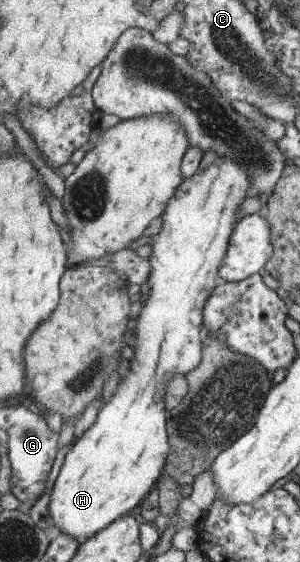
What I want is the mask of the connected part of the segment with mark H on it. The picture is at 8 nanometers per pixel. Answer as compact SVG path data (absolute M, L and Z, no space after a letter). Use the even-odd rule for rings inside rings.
M223 157L214 161L207 169L197 171L193 177L183 179L163 218L163 231L158 234L153 246L150 293L136 319L134 330L134 355L129 373L99 411L95 425L68 451L61 473L54 485L51 497L51 517L60 531L73 535L83 543L102 532L114 521L129 515L141 501L158 486L161 471L165 470L164 459L171 451L167 433L166 395L167 385L178 375L188 376L195 371L204 358L206 329L206 305L221 281L219 271L231 245L231 235L241 218L237 217L239 206L251 196L251 177L239 161Z

